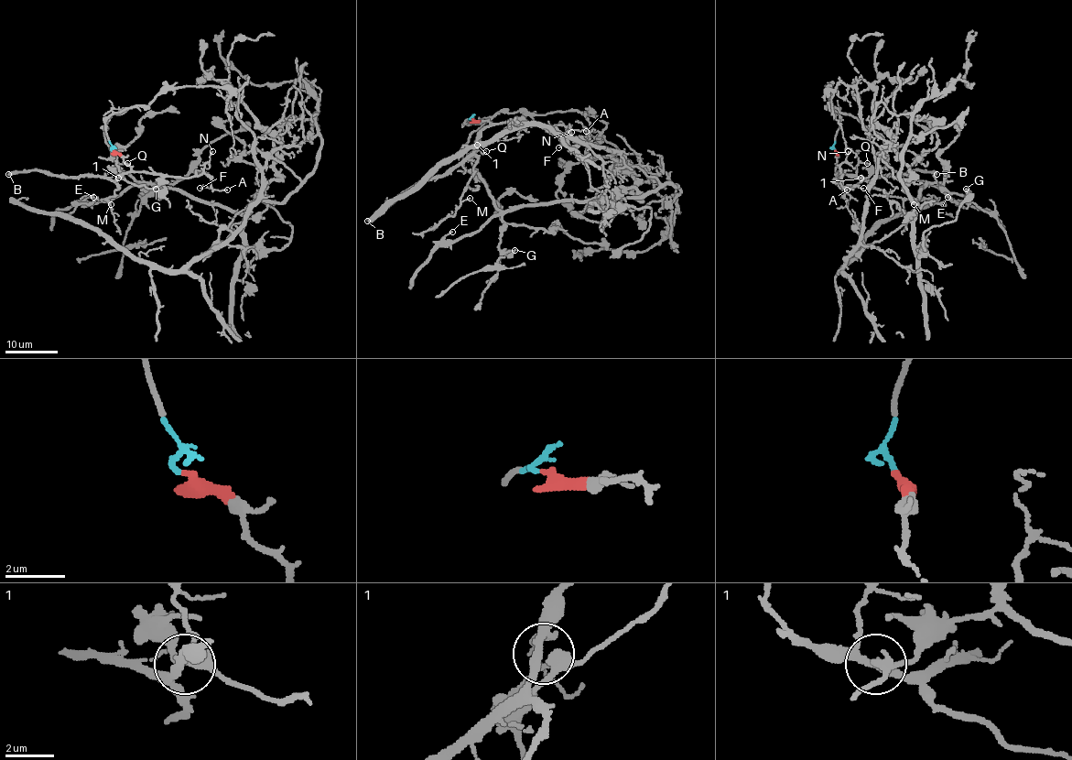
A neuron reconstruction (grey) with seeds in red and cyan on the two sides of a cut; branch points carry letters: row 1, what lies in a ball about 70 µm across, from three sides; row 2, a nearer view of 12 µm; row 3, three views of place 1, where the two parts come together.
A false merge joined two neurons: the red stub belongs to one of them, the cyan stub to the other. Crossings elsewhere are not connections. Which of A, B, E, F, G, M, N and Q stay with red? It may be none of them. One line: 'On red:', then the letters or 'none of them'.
On red: A, B, F, M, N, Q

